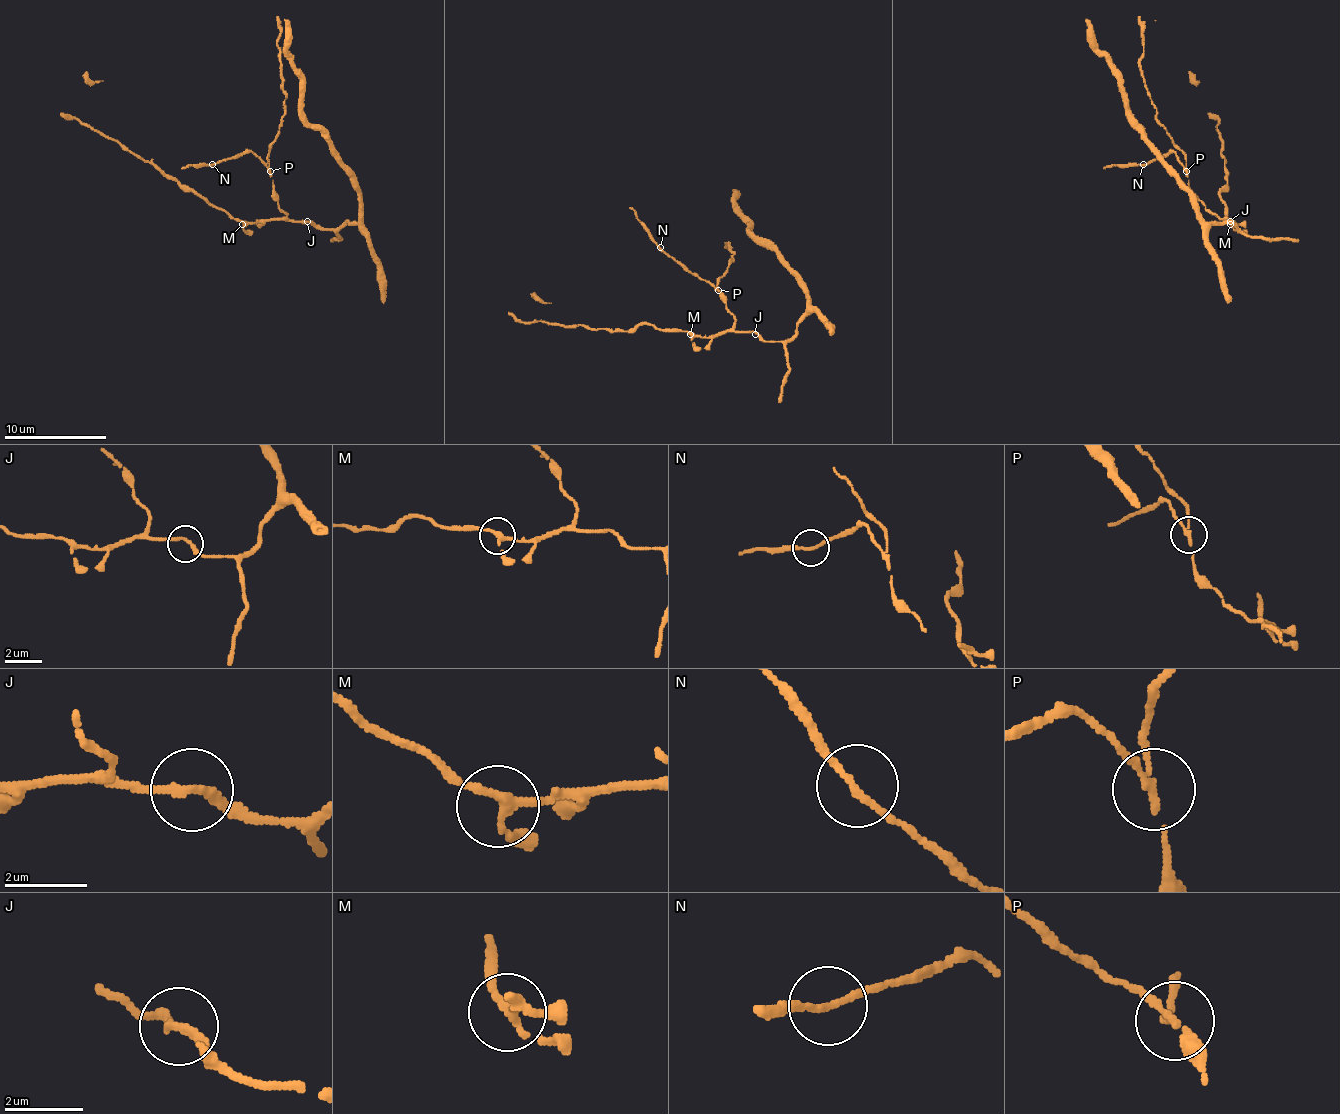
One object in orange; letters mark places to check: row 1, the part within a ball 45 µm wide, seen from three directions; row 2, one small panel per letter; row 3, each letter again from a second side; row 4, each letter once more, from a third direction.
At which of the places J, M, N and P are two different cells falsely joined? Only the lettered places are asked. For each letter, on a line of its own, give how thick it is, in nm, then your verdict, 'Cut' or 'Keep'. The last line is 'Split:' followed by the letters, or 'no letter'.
J: Thickness 200 nm. Keep
M: Thickness 200 nm. Keep
N: Thickness 140 nm. Keep
P: Thickness 130 nm. Cut
Split: P

